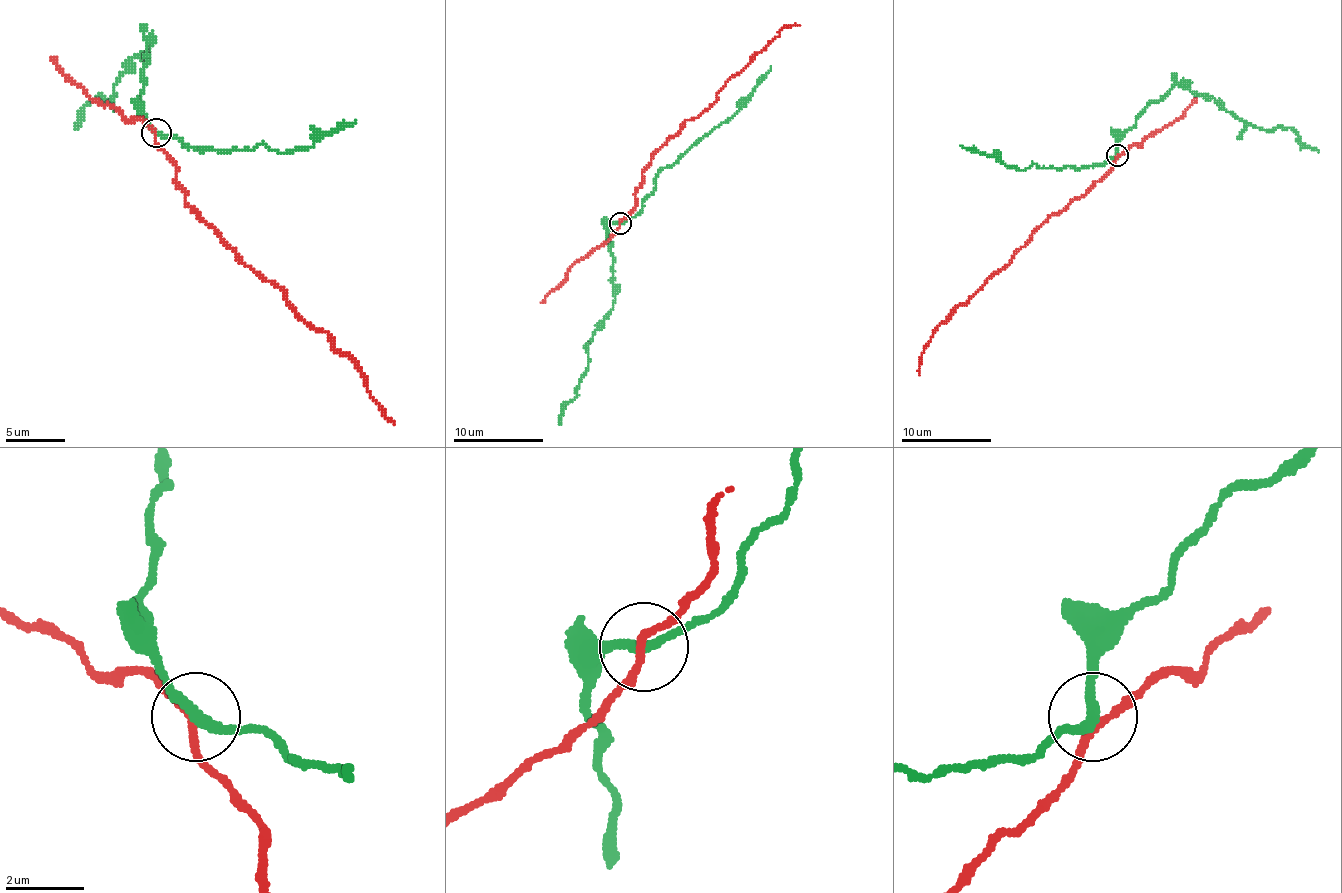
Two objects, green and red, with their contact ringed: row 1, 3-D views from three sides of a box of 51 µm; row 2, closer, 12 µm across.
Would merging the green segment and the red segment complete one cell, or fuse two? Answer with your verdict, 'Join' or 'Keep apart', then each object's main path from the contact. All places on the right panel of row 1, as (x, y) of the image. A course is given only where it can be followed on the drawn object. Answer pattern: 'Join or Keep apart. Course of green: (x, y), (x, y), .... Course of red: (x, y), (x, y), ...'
Join. Course of green: (1118, 154), (1118, 141), (1176, 84), (1212, 96), (1257, 127), (1289, 127), (1318, 152). Course of red: (1118, 154), (1115, 163), (1086, 193), (1052, 215), (1014, 253), (1012, 260), (935, 330), (921, 357), (919, 375)

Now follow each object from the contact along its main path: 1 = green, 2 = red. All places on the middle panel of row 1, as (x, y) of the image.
1: (619, 224), (613, 224), (608, 228), (615, 302), (592, 334), (588, 363), (577, 395), (563, 406), (559, 424)
2: (619, 224), (635, 205), (635, 192), (651, 158), (687, 120), (698, 118), (784, 27), (800, 25)

